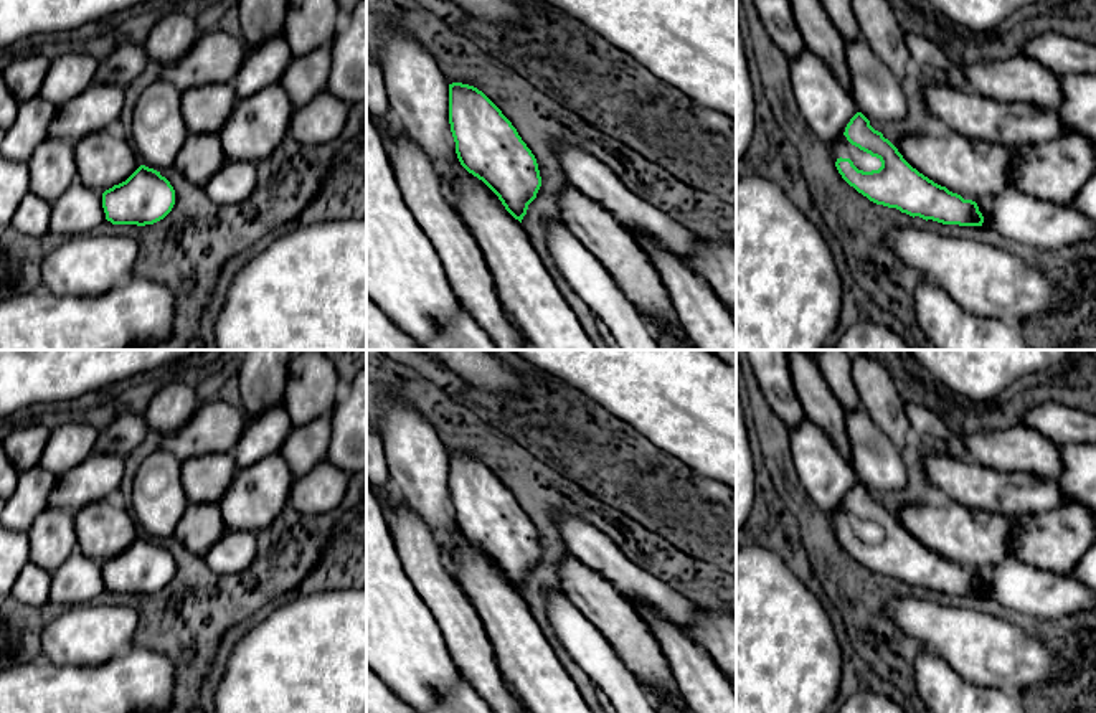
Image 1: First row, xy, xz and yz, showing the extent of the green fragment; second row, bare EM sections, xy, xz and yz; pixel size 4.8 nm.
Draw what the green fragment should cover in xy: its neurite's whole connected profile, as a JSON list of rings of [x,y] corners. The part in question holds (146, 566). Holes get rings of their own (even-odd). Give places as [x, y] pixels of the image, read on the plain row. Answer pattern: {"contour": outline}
{"contour": [[[140,535],[125,551],[102,563],[106,589],[112,594],[154,594],[175,574],[175,560],[160,541]]]}

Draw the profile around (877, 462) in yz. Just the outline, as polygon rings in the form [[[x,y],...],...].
[[[845,409],[845,429],[850,442],[850,467],[857,480],[873,492],[900,492],[908,472],[900,449],[862,409]]]

